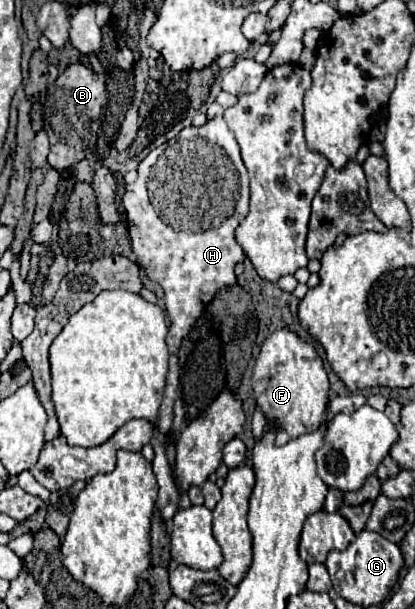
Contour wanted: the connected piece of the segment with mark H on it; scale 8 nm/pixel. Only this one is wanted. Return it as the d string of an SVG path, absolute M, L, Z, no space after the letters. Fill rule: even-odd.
M214 117L208 119L202 127L190 125L182 129L174 139L148 153L148 157L138 165L138 179L132 185L126 185L122 205L126 209L132 249L138 257L140 267L146 269L146 275L152 281L160 283L160 287L164 289L164 305L170 317L170 353L178 351L214 293L236 283L234 267L236 263L244 261L246 255L238 245L234 233L240 221L248 215L248 183L248 171L240 157L240 145L234 133L228 129L224 117Z

